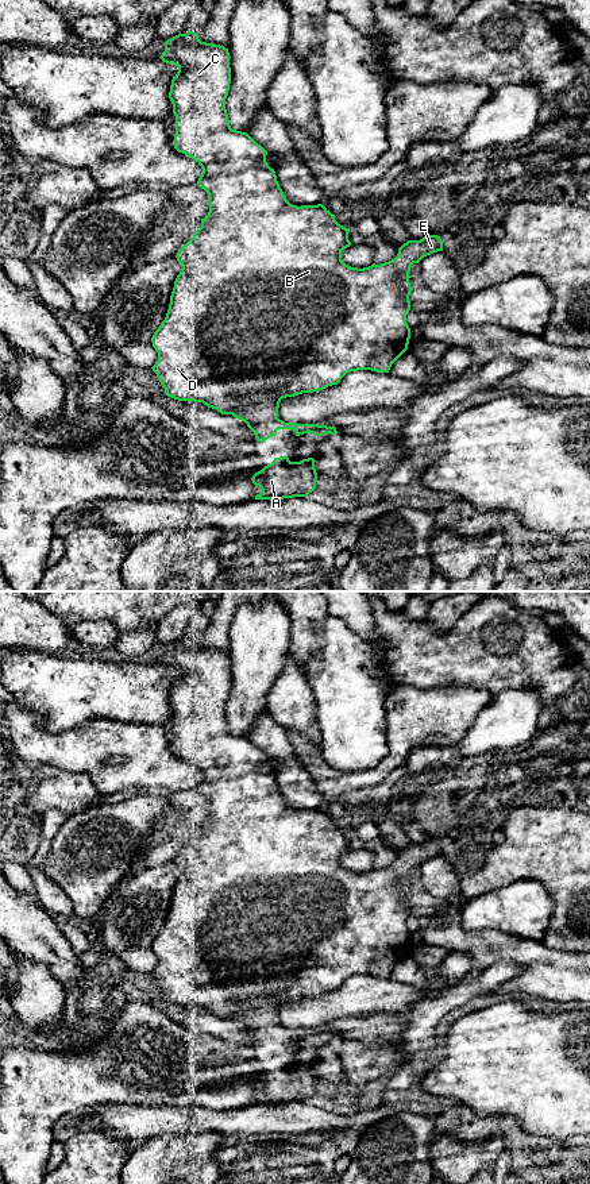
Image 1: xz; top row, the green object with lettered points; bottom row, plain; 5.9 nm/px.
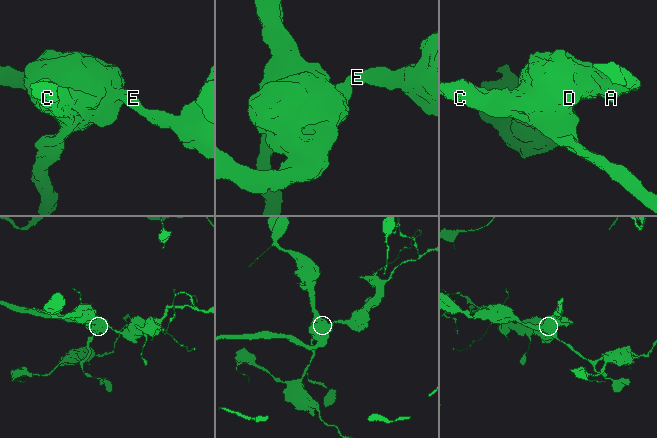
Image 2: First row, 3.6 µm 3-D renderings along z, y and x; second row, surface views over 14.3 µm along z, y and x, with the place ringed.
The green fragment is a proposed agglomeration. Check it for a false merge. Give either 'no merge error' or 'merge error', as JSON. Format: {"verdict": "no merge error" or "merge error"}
{"verdict": "no merge error"}

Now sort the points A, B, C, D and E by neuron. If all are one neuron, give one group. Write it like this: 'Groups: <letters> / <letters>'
Groups: A B C D E

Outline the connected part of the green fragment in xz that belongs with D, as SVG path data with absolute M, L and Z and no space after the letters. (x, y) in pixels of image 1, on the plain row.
M188 636L186 639L178 639L167 644L165 647L165 656L159 663L166 668L173 668L178 672L177 679L171 684L169 697L173 718L176 721L174 753L178 757L193 763L201 771L203 778L197 790L208 798L209 817L201 824L201 832L194 837L193 842L184 849L176 860L182 873L174 886L166 922L151 942L153 952L158 957L158 965L151 973L157 979L166 1000L178 1006L203 1007L221 1019L232 1019L244 1026L254 1037L257 1045L262 1049L269 1042L275 1041L278 1034L293 1034L296 1041L308 1037L316 1041L323 1041L325 1038L335 1040L338 1037L335 1031L285 1027L279 1025L278 1013L281 1004L338 990L340 984L351 976L371 975L377 977L389 977L392 969L408 954L410 944L410 933L406 927L406 919L410 915L409 900L413 895L409 887L410 872L413 868L419 868L424 861L443 856L443 846L440 841L427 838L420 845L408 845L404 848L398 853L397 861L389 867L381 869L373 868L363 873L346 869L342 865L342 856L351 851L351 846L348 845L350 833L340 830L335 825L335 819L332 819L323 809L301 811L290 809L279 792L274 774L266 767L267 756L247 737L231 733L225 714L225 703L231 689L228 653L220 649L201 647L198 639Z

